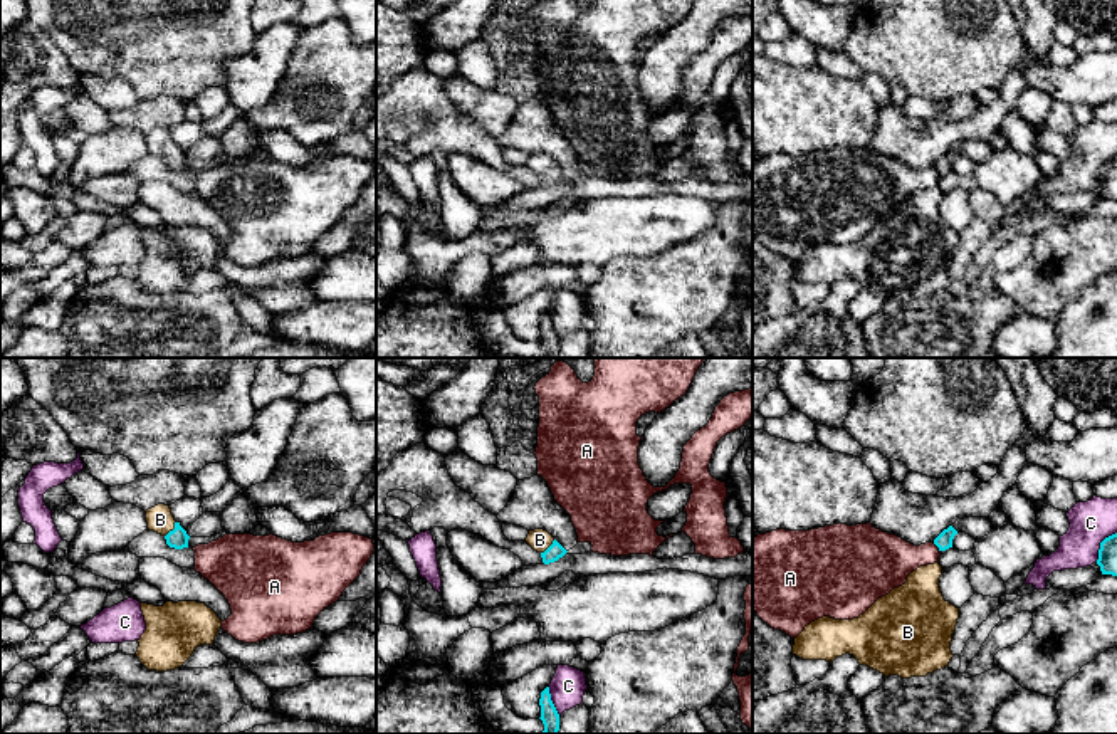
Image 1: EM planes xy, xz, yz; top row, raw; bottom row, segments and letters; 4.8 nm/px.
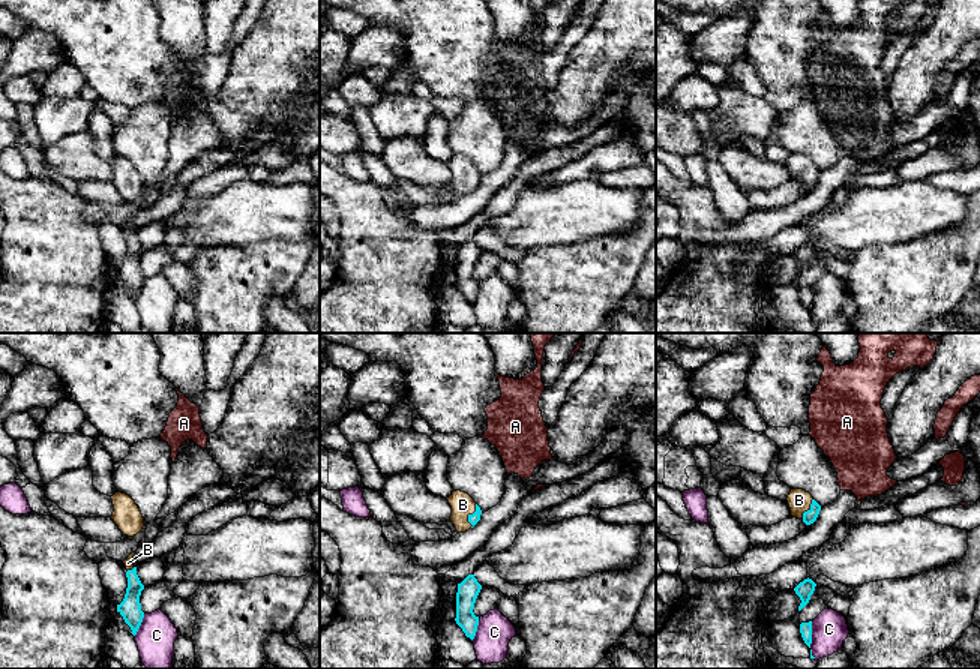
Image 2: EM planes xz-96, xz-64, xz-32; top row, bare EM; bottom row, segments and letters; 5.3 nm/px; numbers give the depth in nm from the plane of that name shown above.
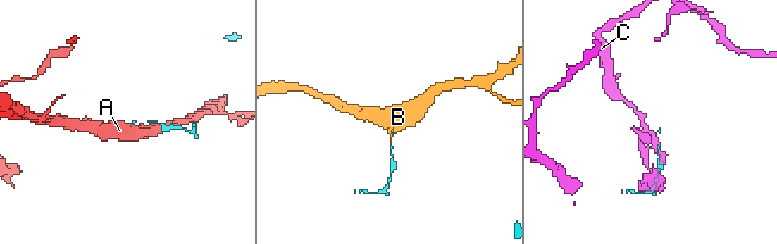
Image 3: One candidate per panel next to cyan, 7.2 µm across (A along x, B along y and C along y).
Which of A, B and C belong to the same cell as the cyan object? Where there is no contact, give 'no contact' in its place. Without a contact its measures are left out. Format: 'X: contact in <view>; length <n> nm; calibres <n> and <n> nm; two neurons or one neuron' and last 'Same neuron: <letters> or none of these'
A: contact in yz; length 60 nm; calibres 80 and 240 nm; two neurons
B: contact in xy; length 90 nm; calibres 90 and 130 nm; one neuron
C: contact in xz; length 150 nm; calibres 90 and 170 nm; two neurons
Same neuron: B

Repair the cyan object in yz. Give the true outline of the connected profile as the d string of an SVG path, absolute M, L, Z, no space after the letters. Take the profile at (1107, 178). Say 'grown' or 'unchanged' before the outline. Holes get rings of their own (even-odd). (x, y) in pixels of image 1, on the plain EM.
unchanged | M1117 156L1100 166L1097 188L1102 198L1117 200Z

